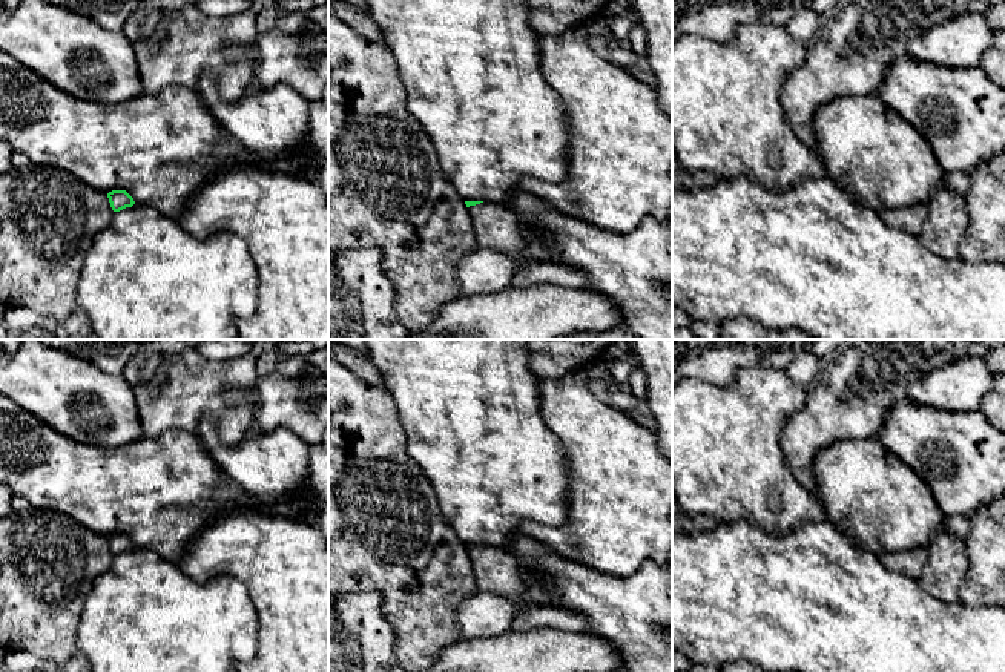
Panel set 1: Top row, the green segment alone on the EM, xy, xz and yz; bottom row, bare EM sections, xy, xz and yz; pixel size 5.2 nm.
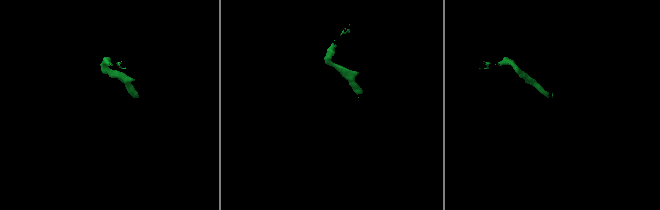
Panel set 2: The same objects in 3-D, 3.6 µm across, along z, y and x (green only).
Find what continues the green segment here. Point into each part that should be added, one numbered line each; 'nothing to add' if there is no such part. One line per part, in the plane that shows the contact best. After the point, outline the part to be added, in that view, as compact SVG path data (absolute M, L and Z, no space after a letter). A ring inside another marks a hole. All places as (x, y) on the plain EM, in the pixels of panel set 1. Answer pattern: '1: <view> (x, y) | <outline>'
1: xz (496, 569) | M480 546L468 551L479 591L497 592L519 601L525 592L520 563L505 549Z

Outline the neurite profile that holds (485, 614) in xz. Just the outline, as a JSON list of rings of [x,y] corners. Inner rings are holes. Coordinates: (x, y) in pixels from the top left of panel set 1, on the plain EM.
[[[520,563],[520,578],[525,592],[519,601],[497,592],[477,591],[460,603],[457,626],[465,640],[489,638],[511,631],[517,609],[523,604],[534,608],[555,604],[552,588],[532,575],[526,563]]]

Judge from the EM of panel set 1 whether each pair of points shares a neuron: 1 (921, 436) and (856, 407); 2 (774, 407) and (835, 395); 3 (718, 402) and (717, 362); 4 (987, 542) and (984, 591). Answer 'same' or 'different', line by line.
1: different
2: different
3: different
4: same

